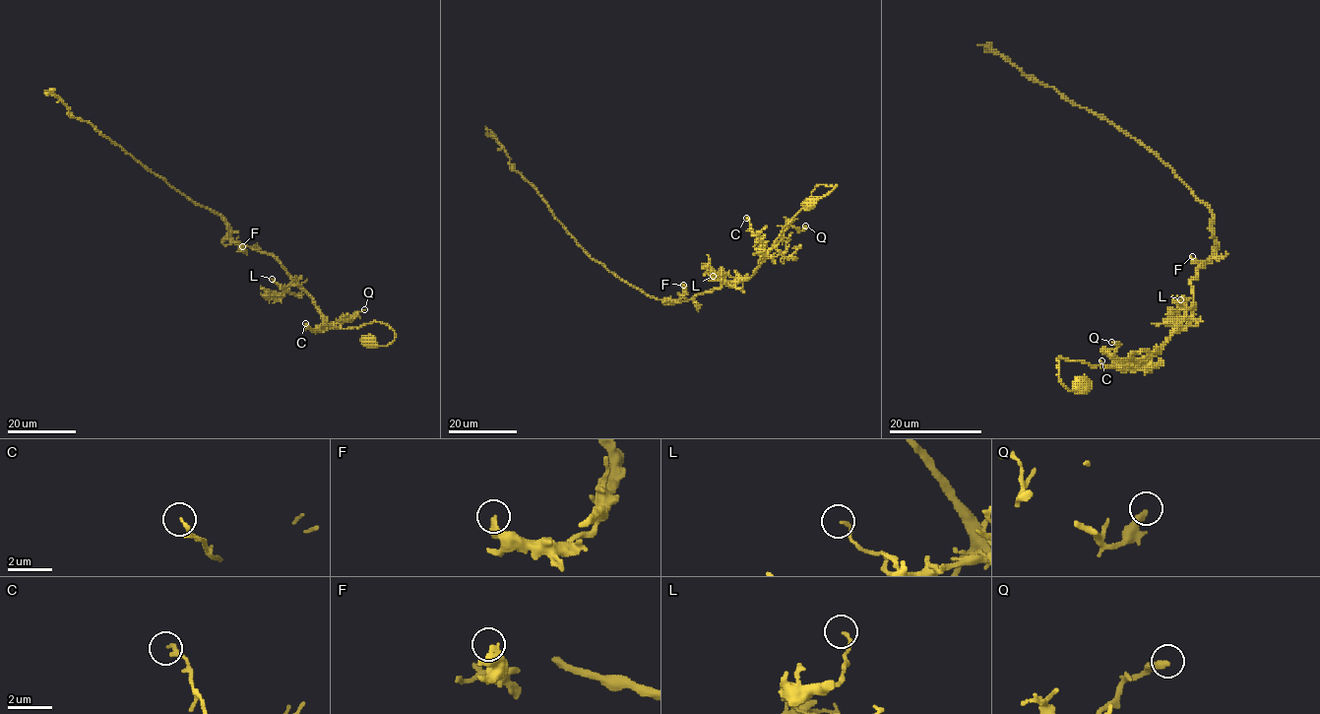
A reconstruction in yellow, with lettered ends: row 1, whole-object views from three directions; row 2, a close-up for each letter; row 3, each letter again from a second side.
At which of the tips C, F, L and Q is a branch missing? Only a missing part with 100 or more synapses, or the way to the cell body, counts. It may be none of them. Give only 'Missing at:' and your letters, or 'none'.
Missing at: none

